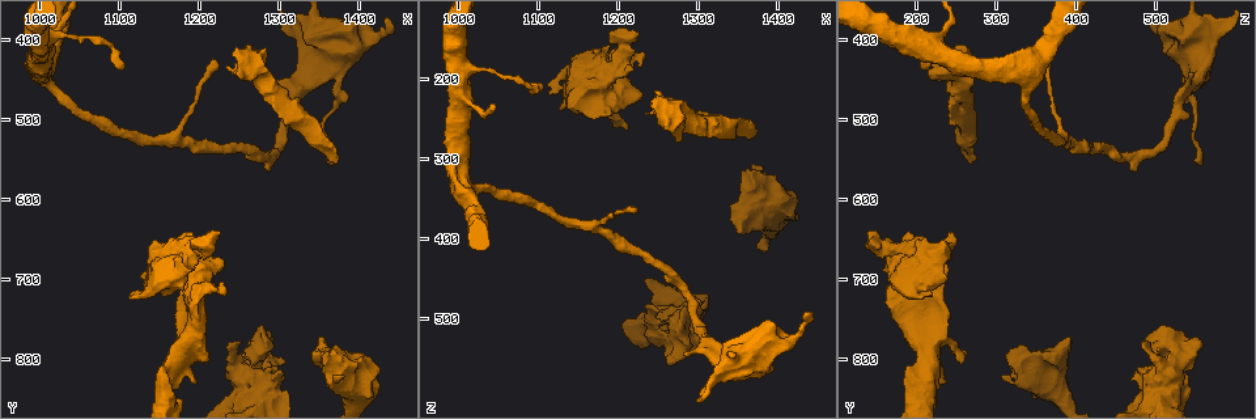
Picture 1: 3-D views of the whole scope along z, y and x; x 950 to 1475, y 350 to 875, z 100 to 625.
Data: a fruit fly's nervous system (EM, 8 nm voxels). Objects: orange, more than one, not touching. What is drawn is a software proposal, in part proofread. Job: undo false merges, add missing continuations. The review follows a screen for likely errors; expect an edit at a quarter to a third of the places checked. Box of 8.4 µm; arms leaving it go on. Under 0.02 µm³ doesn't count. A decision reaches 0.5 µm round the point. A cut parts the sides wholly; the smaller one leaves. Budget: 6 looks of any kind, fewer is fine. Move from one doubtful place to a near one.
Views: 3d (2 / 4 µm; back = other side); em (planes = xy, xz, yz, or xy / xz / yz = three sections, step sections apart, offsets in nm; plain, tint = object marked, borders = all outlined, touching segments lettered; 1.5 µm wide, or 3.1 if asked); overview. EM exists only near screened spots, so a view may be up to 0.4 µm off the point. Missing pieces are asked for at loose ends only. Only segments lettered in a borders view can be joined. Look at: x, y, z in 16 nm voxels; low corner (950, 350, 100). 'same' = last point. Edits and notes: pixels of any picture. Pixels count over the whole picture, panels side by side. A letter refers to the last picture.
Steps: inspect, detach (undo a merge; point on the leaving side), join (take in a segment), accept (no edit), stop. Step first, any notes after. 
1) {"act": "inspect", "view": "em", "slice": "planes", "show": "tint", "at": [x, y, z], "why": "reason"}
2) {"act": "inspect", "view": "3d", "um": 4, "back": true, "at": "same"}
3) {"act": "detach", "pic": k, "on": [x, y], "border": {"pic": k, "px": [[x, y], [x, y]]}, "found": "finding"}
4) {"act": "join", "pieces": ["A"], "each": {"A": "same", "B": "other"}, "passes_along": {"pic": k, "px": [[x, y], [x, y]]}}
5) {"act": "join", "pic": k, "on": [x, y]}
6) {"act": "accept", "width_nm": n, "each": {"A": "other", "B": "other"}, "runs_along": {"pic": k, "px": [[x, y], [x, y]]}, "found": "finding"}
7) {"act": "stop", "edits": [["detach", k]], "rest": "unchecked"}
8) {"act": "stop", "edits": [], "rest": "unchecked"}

{"act": "inspect", "view": "em", "slice": "xy", "step": 8, "show": "borders", "at": [1370, 550, 265]}

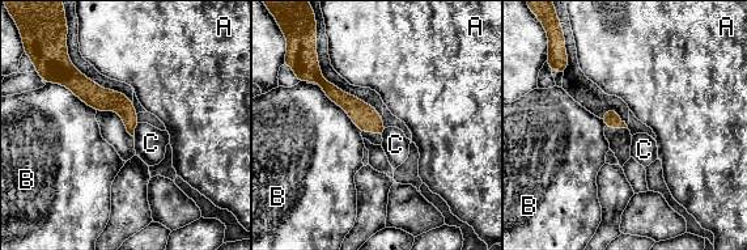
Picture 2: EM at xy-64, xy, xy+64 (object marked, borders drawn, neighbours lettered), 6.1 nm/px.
{"act": "accept", "each": {"A": "other", "B": "other", "C": "other"}, "found": "no lettered segment goes on from it"}

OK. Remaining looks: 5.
{"act": "inspect", "view": "em", "slice": "xy", "step": 4, "show": "borders", "at": [1365, 555, 560], "why": "an open end"}

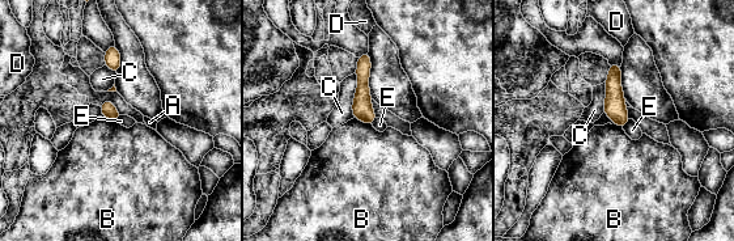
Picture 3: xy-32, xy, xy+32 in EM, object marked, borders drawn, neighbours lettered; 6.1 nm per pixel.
{"act": "accept", "width_nm": 80, "each": {"A": "other", "B": "other", "C": "other", "D": "other", "E": "other"}, "border": {"pic": 3, "px": [[629, 118], [623, 129]]}, "found": "none of them fits"}

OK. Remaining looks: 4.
{"act": "inspect", "view": "3d", "um": 2, "at": [1370, 820, 310], "why": "branch stops here"}

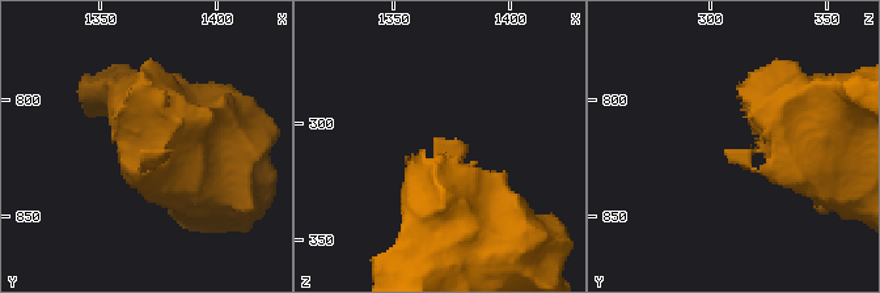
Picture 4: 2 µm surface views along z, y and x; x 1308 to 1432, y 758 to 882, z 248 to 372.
{"act": "inspect", "view": "em", "slice": "yz", "step": 4, "show": "borders", "at": [1370, 822, 306]}

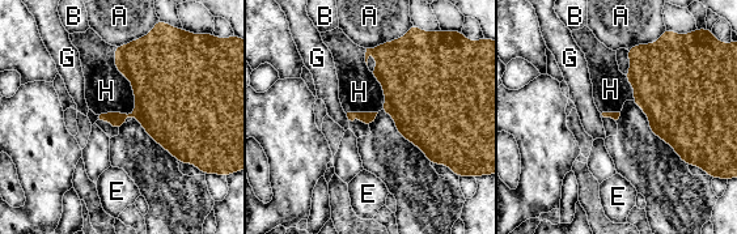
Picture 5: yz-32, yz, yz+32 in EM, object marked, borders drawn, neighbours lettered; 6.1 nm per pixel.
{"act": "inspect", "view": "em", "slice": "planes", "show": "borders", "at": "same"}

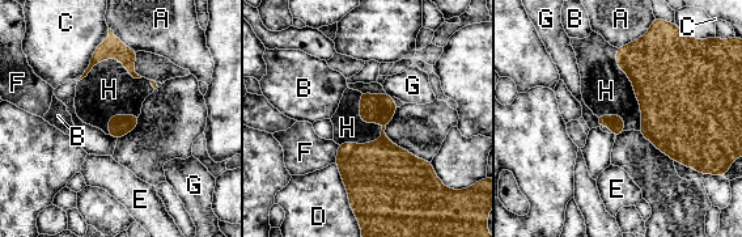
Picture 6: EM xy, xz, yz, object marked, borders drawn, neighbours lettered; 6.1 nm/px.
{"act": "join", "pieces": ["H"], "each": {"A": "other", "B": "other", "C": "other", "D": "other", "E": "other", "F": "other", "G": "other", "H": "same"}, "found": "it goes on there"}

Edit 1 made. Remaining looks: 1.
{"act": "stop", "edits": [["join", 6]], "rest": "unchecked"}

